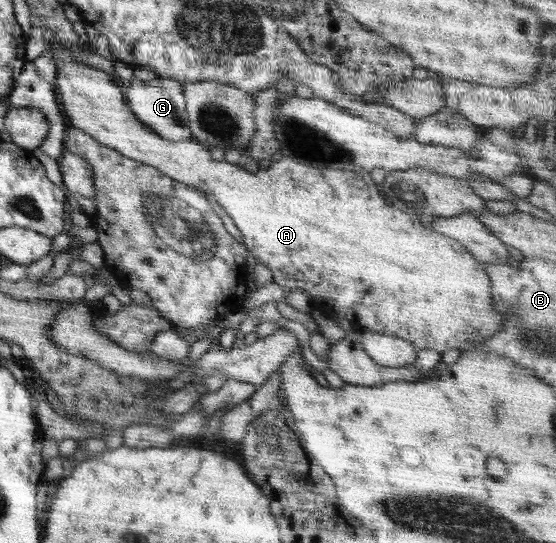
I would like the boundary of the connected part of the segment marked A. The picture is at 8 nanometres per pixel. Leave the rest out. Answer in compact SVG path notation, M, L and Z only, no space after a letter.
M57 43L45 51L52 52L56 62L57 74L53 81L69 127L84 130L128 160L153 166L161 174L193 186L207 198L211 196L229 214L256 262L271 270L273 283L288 291L307 292L313 301L325 304L338 318L349 320L355 331L370 330L409 341L417 351L435 349L446 357L460 353L473 340L491 336L501 328L503 316L495 310L484 263L473 258L460 242L435 233L432 228L424 228L421 218L391 205L366 171L319 169L284 157L267 170L255 173L225 160L217 162L211 158L210 148L195 138L179 142L161 138L132 113L125 102L123 87L112 76L98 67L76 61L69 47Z

